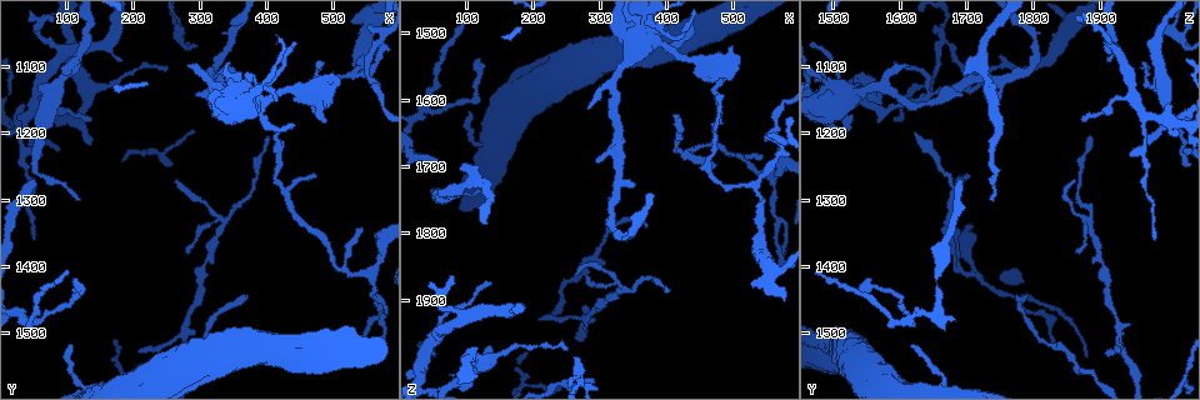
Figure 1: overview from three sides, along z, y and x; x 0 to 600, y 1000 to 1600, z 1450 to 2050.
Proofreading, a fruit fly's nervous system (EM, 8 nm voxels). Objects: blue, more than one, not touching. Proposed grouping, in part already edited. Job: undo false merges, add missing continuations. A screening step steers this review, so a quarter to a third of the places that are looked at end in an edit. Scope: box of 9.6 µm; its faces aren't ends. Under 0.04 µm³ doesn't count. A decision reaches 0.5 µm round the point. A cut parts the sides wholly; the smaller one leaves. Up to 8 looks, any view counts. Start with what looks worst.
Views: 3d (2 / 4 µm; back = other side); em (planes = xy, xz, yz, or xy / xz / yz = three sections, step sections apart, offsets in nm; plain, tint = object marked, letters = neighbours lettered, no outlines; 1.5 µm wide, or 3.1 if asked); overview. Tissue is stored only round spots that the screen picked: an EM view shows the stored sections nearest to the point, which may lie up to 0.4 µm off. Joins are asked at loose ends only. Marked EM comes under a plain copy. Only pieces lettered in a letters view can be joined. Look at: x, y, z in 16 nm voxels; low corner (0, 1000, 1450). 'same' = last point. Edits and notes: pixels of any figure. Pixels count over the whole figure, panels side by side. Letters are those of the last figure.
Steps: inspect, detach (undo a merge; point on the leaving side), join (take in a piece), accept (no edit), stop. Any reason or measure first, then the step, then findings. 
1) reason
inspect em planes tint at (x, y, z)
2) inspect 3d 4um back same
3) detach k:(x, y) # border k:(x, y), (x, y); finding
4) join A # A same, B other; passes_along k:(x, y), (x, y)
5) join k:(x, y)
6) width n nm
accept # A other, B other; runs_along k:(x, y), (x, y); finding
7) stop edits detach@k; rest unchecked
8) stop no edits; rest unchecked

free end
inspect 3d 2um at (110, 1420, 1555)

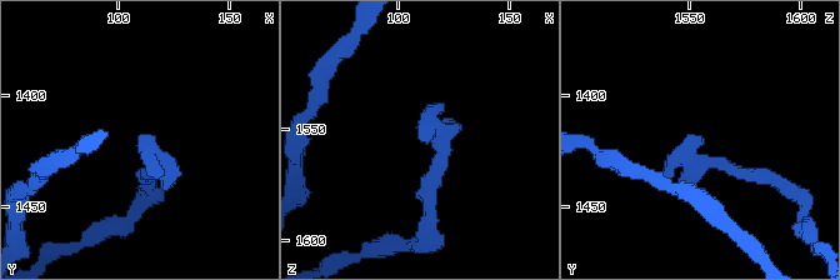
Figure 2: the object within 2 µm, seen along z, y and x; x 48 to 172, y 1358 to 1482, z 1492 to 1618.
inspect em planes letters at (109, 1419, 1554)

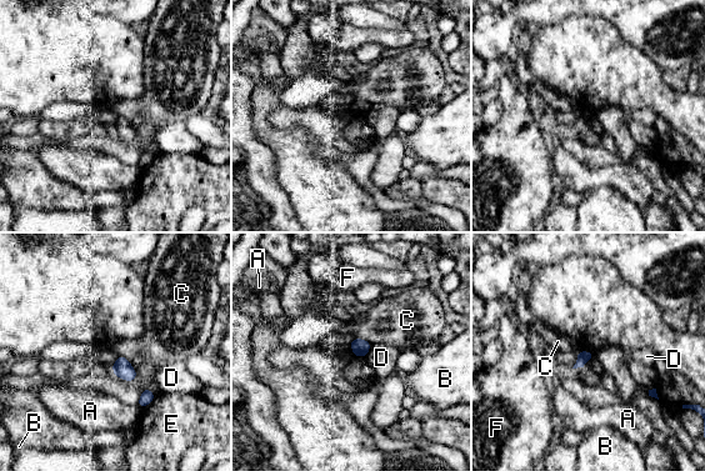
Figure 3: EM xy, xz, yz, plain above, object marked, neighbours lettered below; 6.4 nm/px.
accept # A other, B other, C other, D other, E other, F other; border 3:(119, 355), (134, 369), (133, 381); no lettered piece goes on from it

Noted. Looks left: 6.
tapers out
inspect em xy step 8 letters at (545, 1340, 1685)

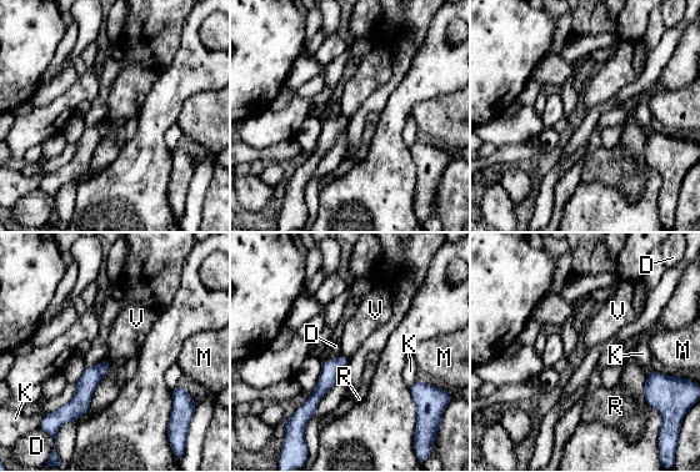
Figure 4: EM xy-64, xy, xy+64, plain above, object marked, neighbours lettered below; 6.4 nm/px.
inspect em planes letters same

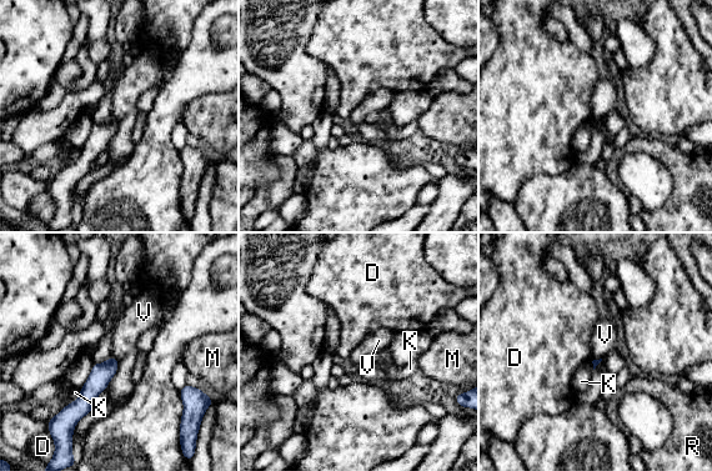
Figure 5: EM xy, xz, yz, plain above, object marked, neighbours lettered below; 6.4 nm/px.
longest_contact K 160 nm
accept # D other, K other, M other, R other, V other; border 5:(113, 355), (118, 360); no lettered piece goes on from it

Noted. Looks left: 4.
arms part here
inspect em planes letters at (530, 1110, 1725)

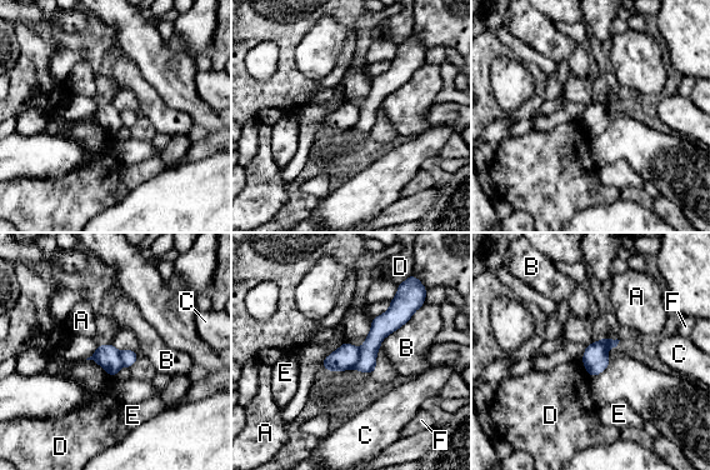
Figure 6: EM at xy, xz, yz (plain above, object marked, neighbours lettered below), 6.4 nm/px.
detach 6:(380, 328) # A other, B other, C other, D other, E other, F other; border 6:(360, 348), (358, 363), (353, 368); two neurons meet here

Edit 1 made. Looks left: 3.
stop edits detach@6; rest unchecked

